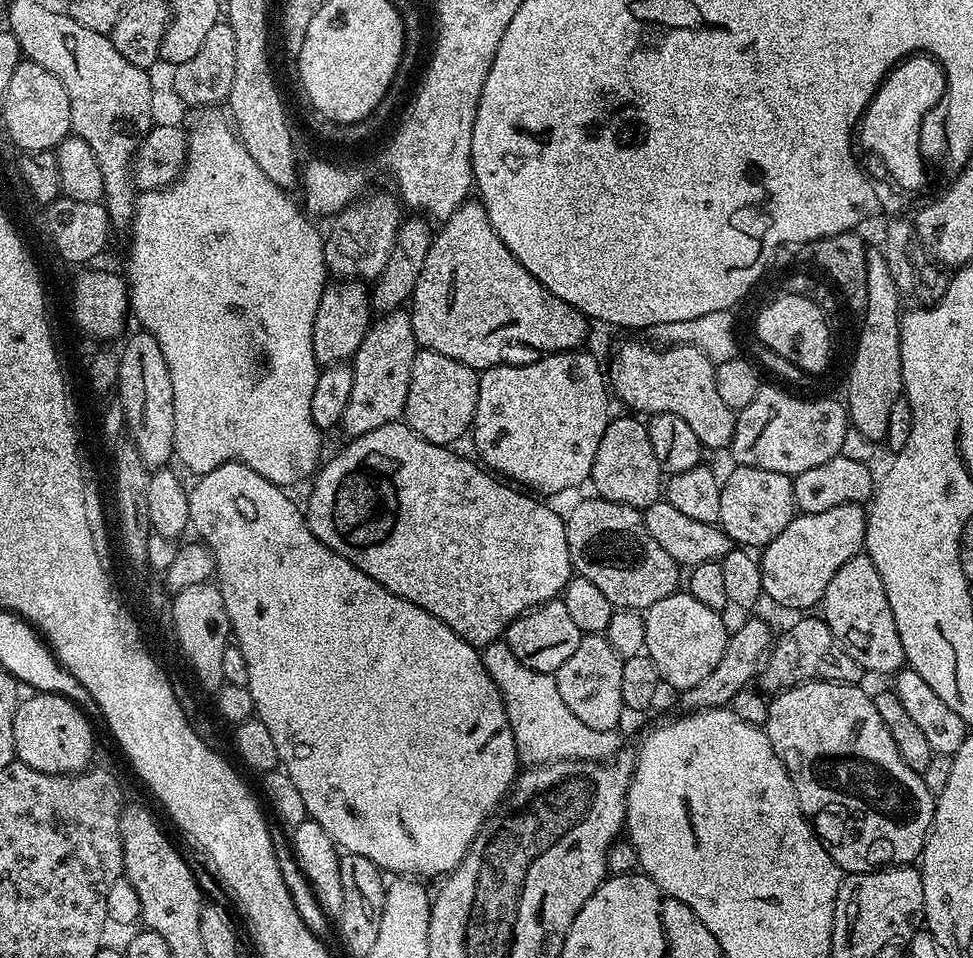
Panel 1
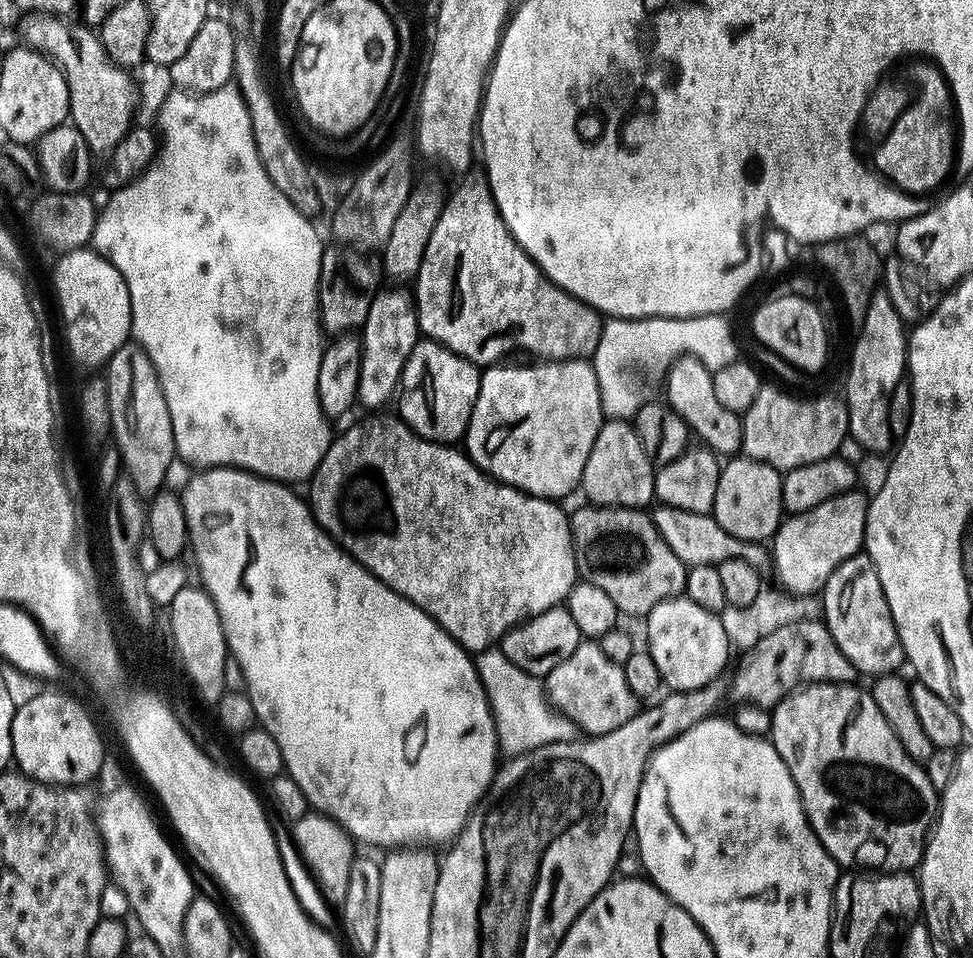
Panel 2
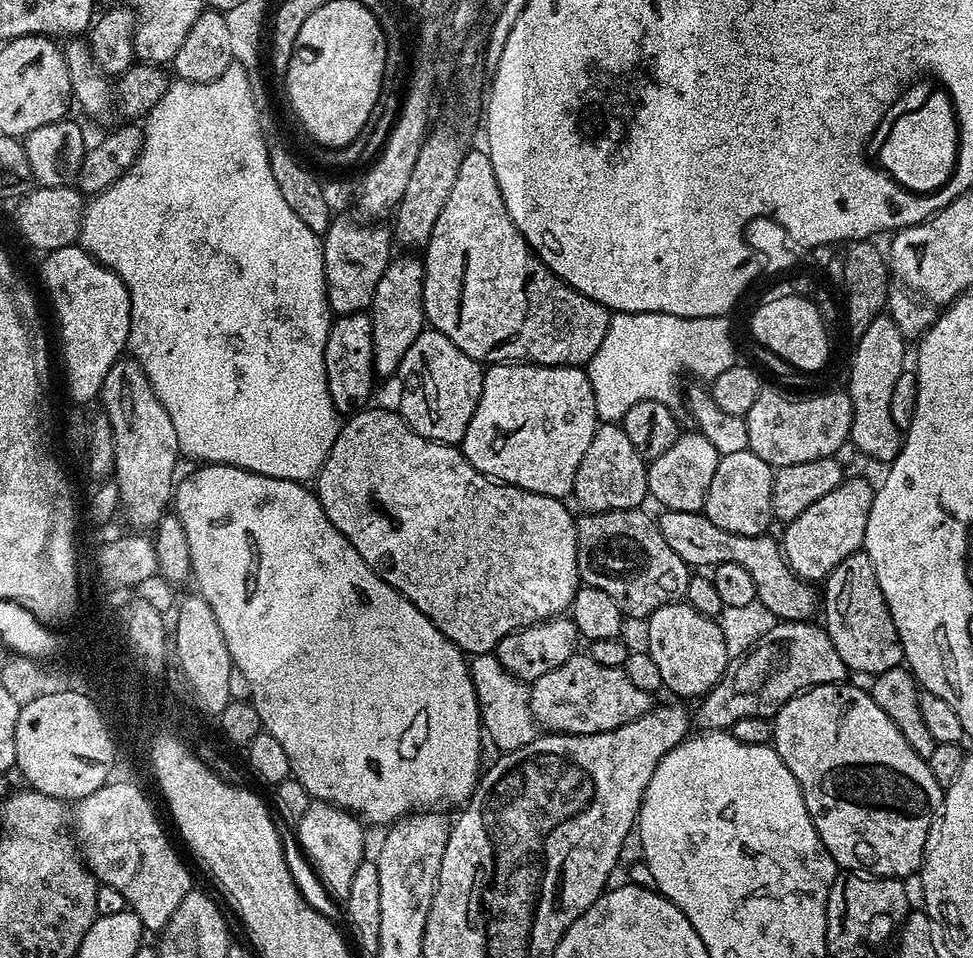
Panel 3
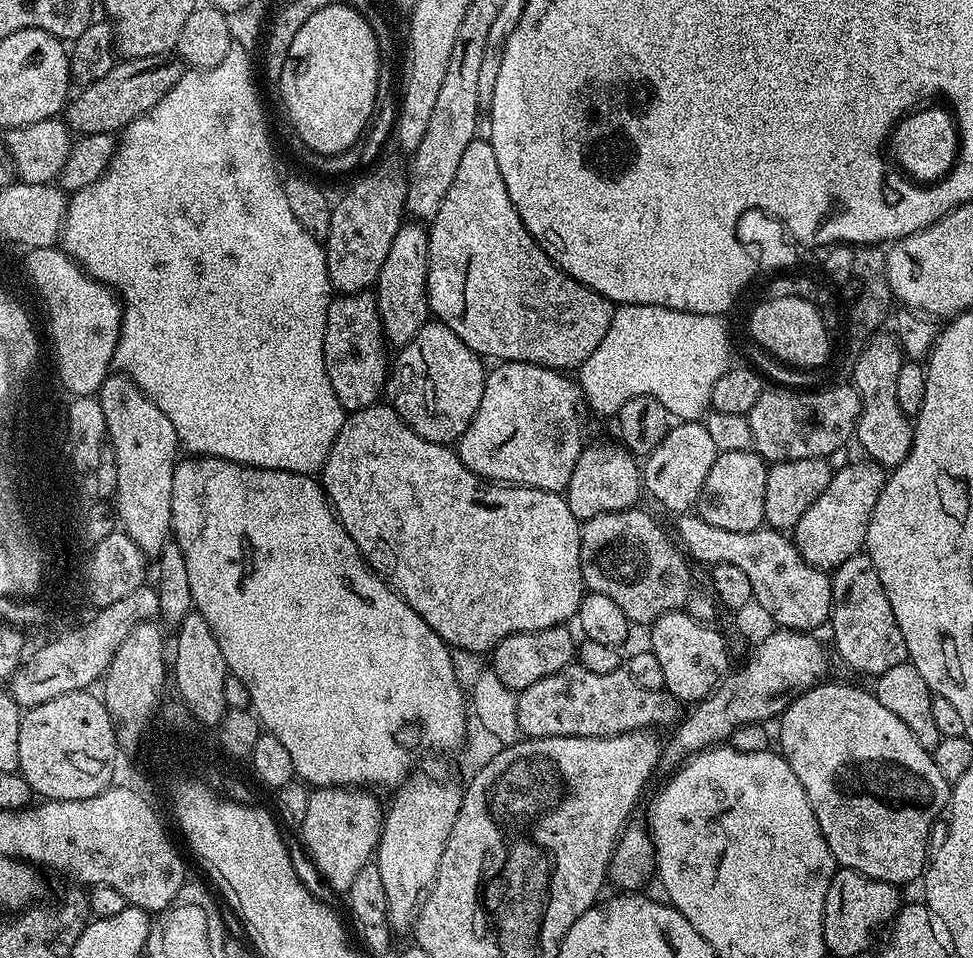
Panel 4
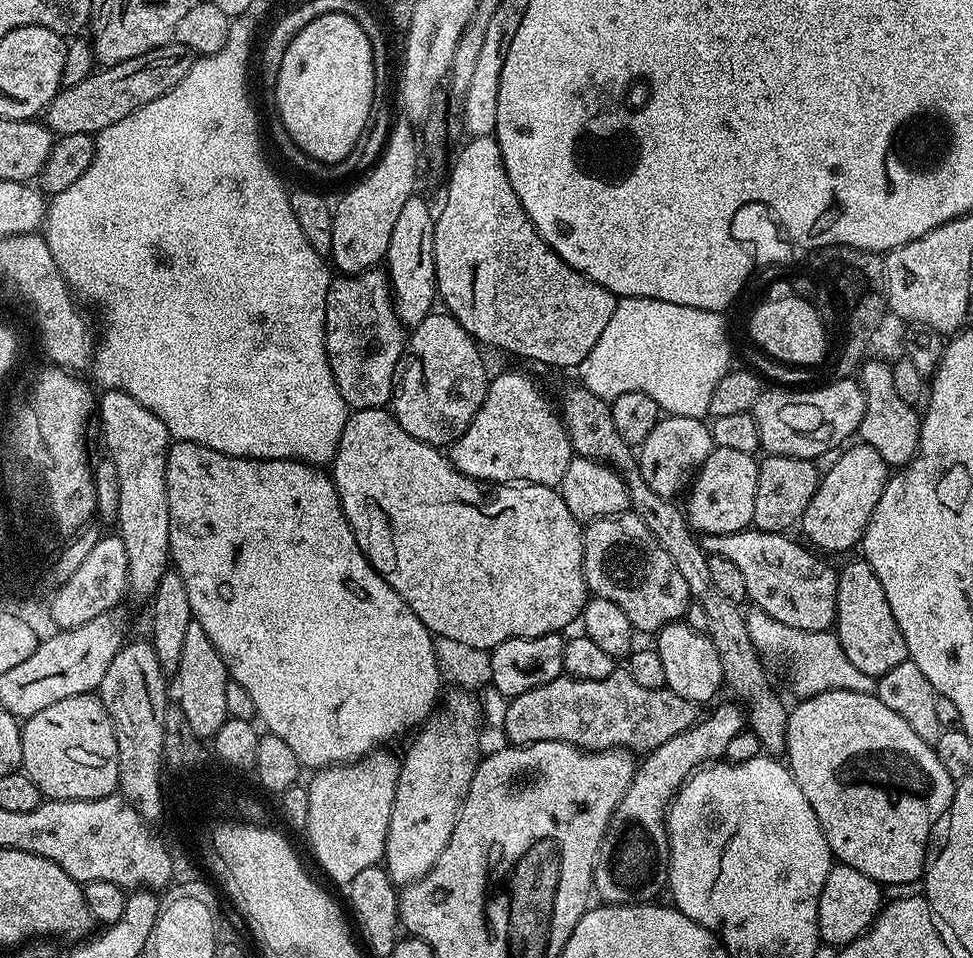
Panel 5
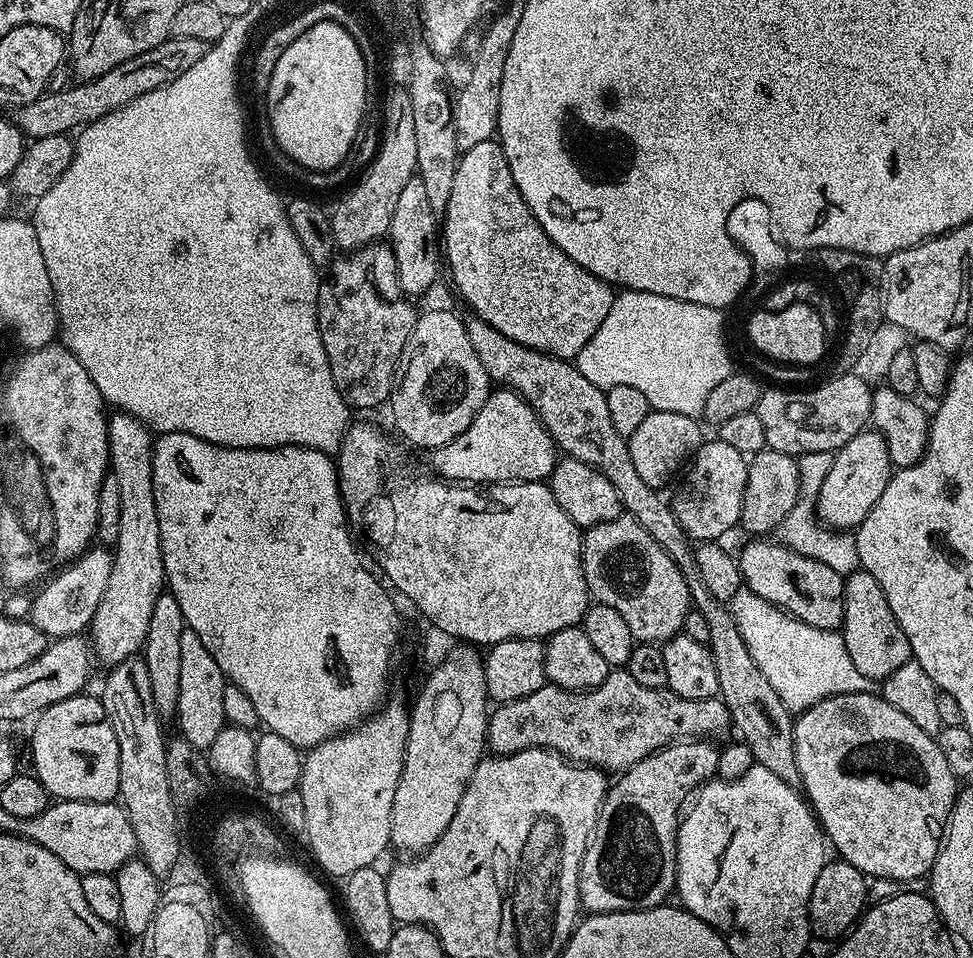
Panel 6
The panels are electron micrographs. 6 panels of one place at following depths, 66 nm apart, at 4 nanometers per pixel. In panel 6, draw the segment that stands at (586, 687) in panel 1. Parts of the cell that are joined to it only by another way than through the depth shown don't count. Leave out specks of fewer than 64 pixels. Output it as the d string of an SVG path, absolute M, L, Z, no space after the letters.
M612 670L599 688L589 688L587 692L570 692L567 688L546 682L534 690L534 694L526 694L526 698L499 705L488 717L486 744L497 756L509 756L527 748L546 748L574 764L599 768L608 774L619 774L627 772L642 758L654 755L669 744L696 737L716 738L712 736L729 731L731 722L728 707L719 698L687 700L668 688L641 686L635 678L630 678L627 670Z

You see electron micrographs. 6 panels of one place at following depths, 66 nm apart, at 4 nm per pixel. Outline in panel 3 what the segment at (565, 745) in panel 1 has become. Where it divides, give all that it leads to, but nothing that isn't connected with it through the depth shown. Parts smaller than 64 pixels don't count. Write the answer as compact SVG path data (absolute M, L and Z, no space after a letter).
M492 652L473 655L470 660L474 694L480 707L480 722L483 731L492 739L497 753L513 752L526 746L538 735L538 725L530 710L530 688L525 681L519 680Z

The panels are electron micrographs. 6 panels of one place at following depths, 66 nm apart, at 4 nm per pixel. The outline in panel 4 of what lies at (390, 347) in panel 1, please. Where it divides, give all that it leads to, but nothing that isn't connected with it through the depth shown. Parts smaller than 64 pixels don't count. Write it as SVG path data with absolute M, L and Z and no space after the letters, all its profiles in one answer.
M405 222L400 225L374 283L374 295L380 311L384 338L389 345L408 344L414 334L418 334L418 330L422 330L422 326L429 323L428 228L423 223Z

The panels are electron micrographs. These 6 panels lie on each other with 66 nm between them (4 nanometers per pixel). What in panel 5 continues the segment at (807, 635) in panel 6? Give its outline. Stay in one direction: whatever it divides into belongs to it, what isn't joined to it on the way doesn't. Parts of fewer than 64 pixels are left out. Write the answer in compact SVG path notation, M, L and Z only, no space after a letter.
M759 610L747 613L750 638L754 642L761 657L777 656L788 663L788 680L797 692L797 697L817 696L826 690L854 690L862 694L873 694L876 690L877 677L862 674L850 658L846 658L846 650L842 650L840 639L835 631L807 632L794 630Z

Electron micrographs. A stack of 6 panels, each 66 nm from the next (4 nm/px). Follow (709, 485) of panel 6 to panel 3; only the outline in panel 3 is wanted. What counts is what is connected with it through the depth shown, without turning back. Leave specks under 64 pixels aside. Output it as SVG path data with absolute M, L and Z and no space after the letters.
M739 452L720 457L718 470L714 470L714 478L710 482L710 490L706 490L706 502L703 514L714 522L714 526L722 526L722 530L730 530L730 534L743 536L762 536L774 524L772 514L772 477L774 469L771 464L762 462L758 454Z

